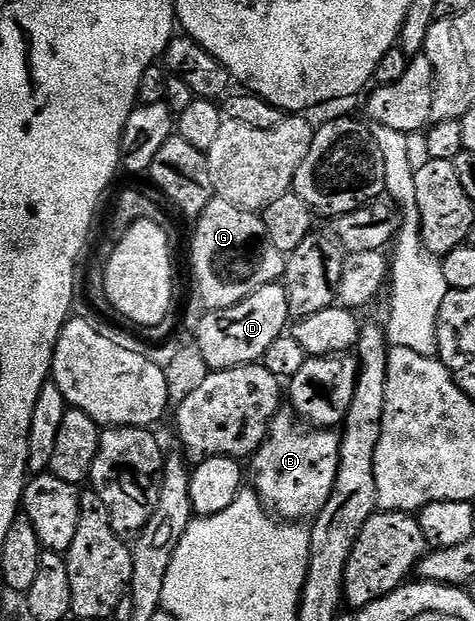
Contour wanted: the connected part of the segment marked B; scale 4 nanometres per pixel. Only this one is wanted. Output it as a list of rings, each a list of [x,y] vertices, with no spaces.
[[[281,409],[272,419],[268,438],[251,456],[250,487],[273,516],[284,521],[311,521],[330,501],[338,477],[340,435],[295,421],[291,410]]]

